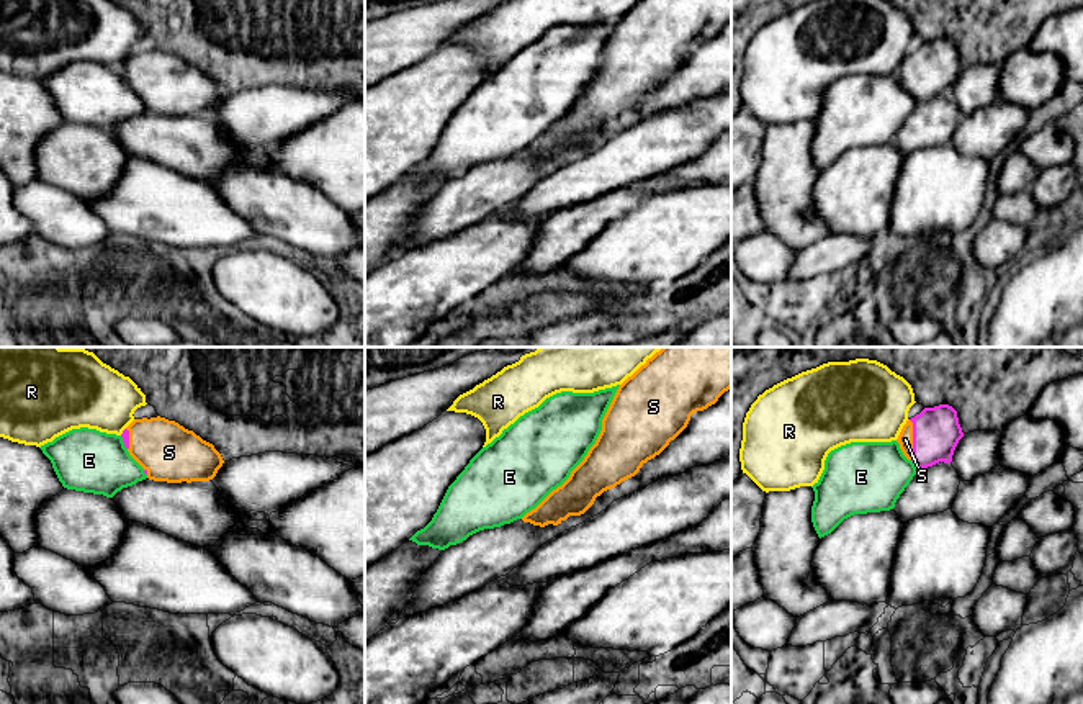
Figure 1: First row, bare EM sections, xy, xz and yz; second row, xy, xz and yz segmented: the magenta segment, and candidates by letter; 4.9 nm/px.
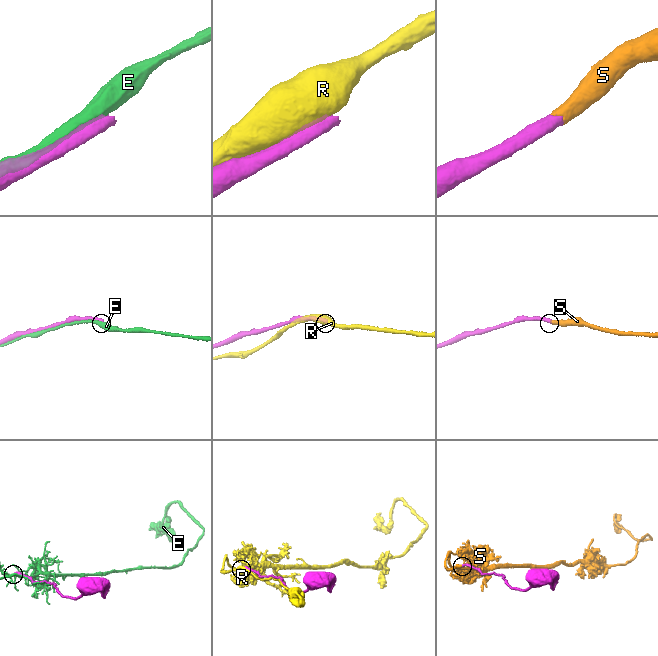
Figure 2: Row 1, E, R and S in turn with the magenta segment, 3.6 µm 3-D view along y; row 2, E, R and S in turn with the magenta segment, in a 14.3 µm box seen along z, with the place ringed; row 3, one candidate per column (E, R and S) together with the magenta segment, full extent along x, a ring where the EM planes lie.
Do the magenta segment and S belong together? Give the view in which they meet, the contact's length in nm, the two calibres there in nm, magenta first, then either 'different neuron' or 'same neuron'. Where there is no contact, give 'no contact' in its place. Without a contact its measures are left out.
contact in yz; length 200 nm; calibres 240 and 80 nm; same neuron

